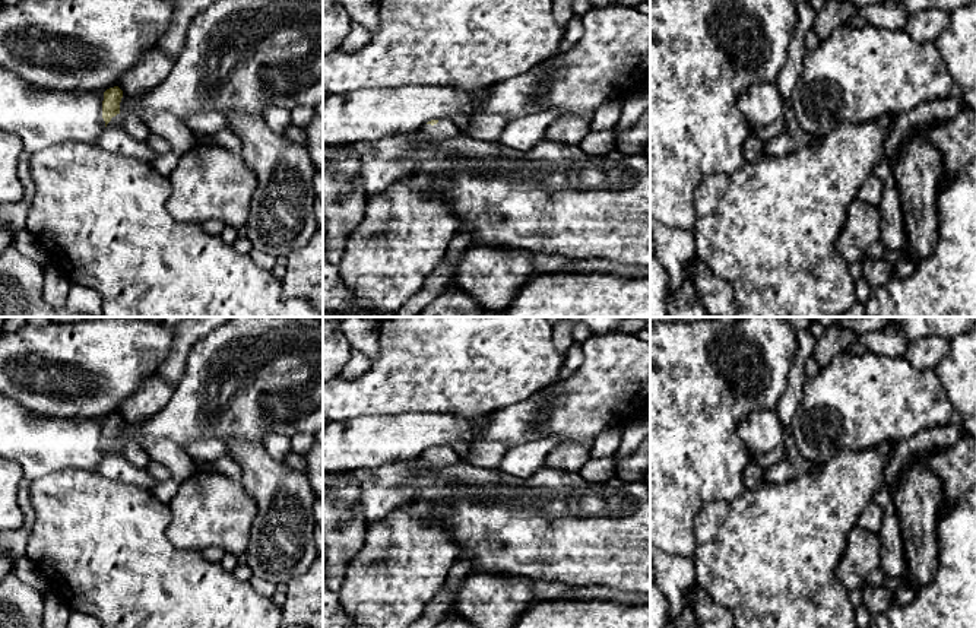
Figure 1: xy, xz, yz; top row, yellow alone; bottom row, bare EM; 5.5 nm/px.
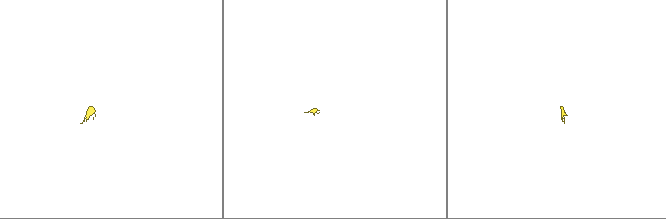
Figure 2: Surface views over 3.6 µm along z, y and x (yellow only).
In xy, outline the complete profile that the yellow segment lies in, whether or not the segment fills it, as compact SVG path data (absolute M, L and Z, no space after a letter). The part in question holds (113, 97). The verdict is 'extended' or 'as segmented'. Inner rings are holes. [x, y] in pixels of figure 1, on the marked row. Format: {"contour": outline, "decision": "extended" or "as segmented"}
{"contour": "M118 86L104 92L102 118L105 129L94 145L107 152L114 152L152 164L156 153L145 143L133 139L123 127L124 114L120 112L123 91Z", "decision": "extended"}

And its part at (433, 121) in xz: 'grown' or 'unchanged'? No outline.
grown

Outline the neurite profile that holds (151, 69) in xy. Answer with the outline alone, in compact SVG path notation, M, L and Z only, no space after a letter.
M161 51L149 53L123 74L118 88L131 95L139 95L155 88L172 69L174 60Z

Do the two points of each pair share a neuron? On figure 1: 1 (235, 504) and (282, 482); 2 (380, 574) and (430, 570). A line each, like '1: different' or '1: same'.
1: different
2: same

